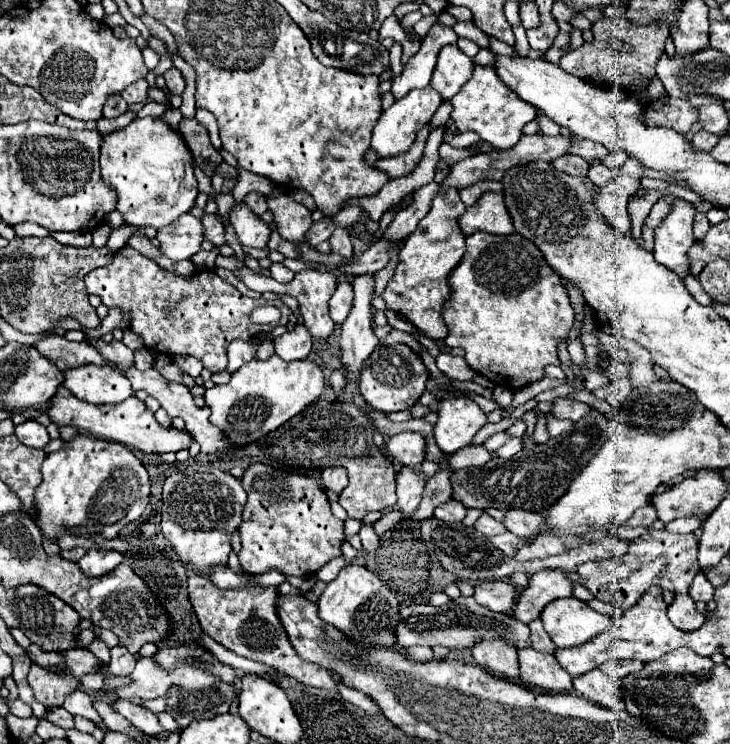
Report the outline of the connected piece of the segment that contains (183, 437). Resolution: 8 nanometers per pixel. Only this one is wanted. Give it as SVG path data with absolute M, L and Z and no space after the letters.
M58 386L58 390L50 398L44 414L50 416L50 420L56 426L76 426L80 430L86 430L86 432L98 436L98 438L114 440L114 442L120 442L124 446L130 446L130 448L142 450L142 452L176 452L180 448L188 448L190 440L192 440L188 430L174 430L174 428L164 430L156 422L154 414L148 412L144 402L138 400L136 396L130 396L118 404L90 404L90 402L76 398L64 386Z

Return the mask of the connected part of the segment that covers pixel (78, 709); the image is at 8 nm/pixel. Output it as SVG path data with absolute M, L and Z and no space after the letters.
M74 690L72 694L66 696L64 708L66 708L68 712L72 712L72 714L80 714L80 716L92 720L98 728L104 728L102 718L98 716L98 712L96 712L94 706L92 706L92 696L90 696L90 694L86 694L86 692L82 692L82 690Z

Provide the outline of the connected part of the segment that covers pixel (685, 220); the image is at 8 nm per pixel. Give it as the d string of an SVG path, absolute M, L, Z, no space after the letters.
M678 198L672 212L664 218L654 234L654 258L668 270L676 272L680 280L690 274L688 250L694 246L694 212L696 210L692 208L692 204Z

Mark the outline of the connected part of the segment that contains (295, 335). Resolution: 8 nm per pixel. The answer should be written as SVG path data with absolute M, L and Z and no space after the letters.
M298 324L296 330L276 338L274 346L276 346L276 356L280 356L284 362L304 360L312 348L312 338L310 334L306 334L306 328Z

